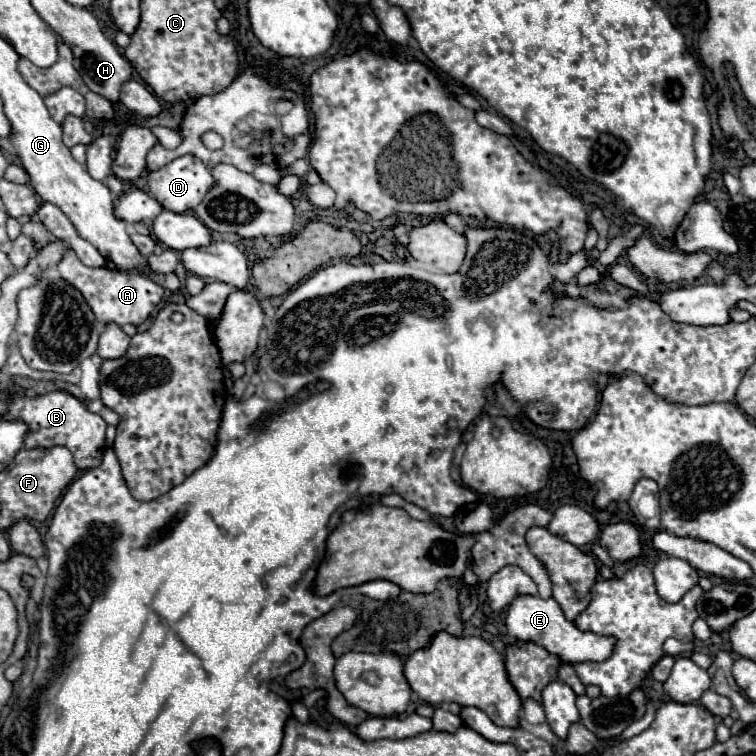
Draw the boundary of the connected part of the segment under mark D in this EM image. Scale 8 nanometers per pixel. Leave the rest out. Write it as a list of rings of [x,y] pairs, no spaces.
[[[187,154],[187,156],[175,158],[171,164],[165,164],[155,172],[149,172],[147,184],[151,194],[159,200],[159,204],[163,204],[163,208],[181,214],[181,212],[193,210],[205,198],[205,194],[213,186],[213,176],[211,176],[211,168],[207,168],[197,156]]]

